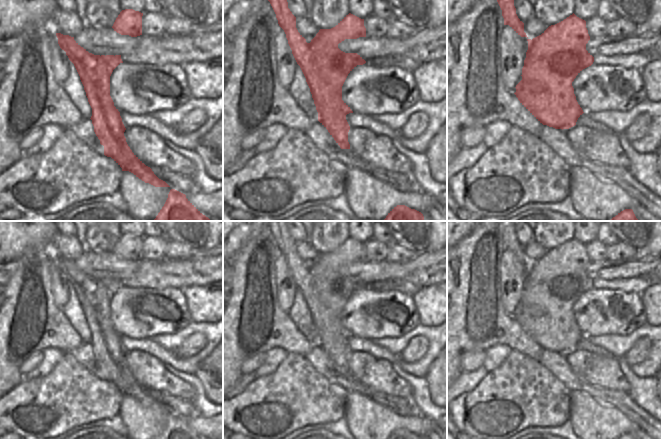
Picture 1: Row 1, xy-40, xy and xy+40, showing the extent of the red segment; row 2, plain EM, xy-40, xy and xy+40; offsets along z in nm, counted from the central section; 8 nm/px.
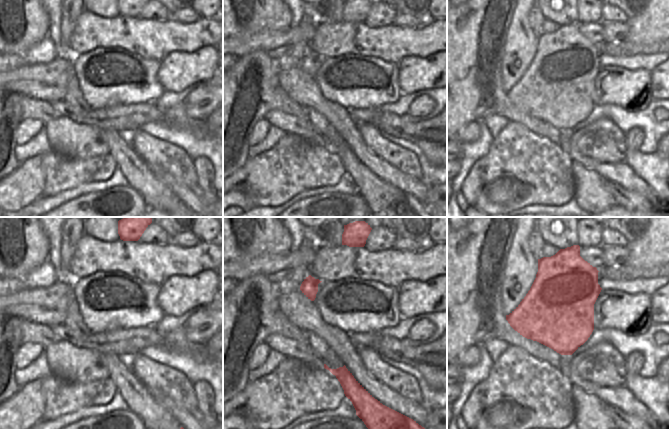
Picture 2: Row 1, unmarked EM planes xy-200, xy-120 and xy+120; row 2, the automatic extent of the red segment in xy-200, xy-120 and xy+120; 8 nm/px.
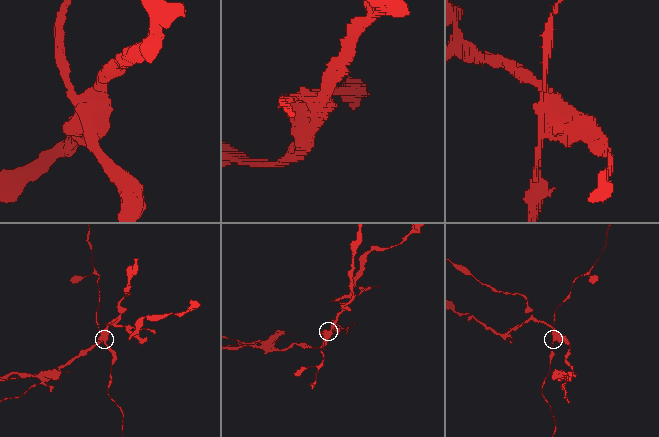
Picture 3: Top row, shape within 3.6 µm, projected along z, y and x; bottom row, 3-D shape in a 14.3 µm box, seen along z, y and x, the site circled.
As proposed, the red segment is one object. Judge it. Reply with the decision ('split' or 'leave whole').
split

